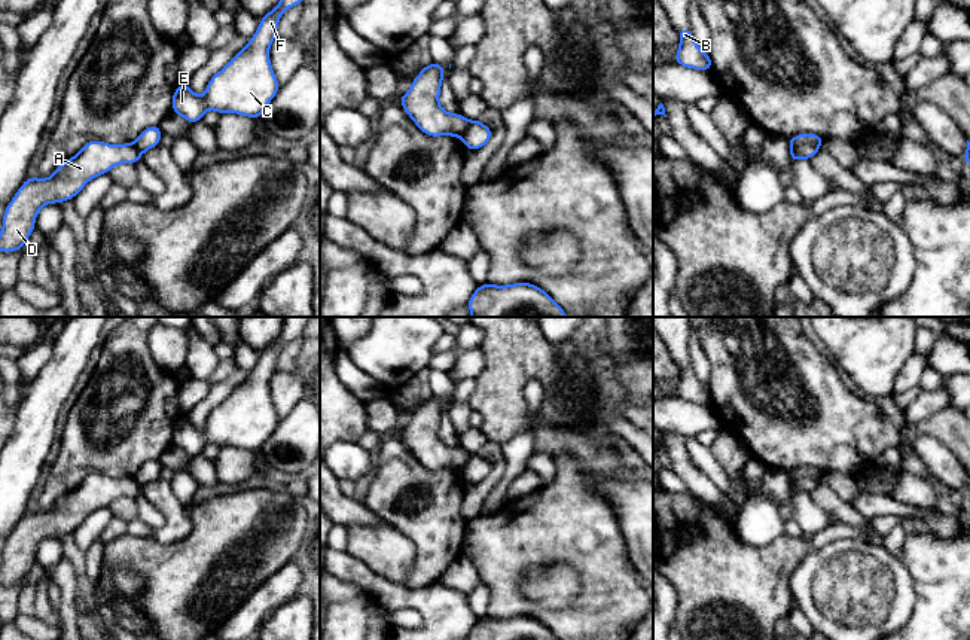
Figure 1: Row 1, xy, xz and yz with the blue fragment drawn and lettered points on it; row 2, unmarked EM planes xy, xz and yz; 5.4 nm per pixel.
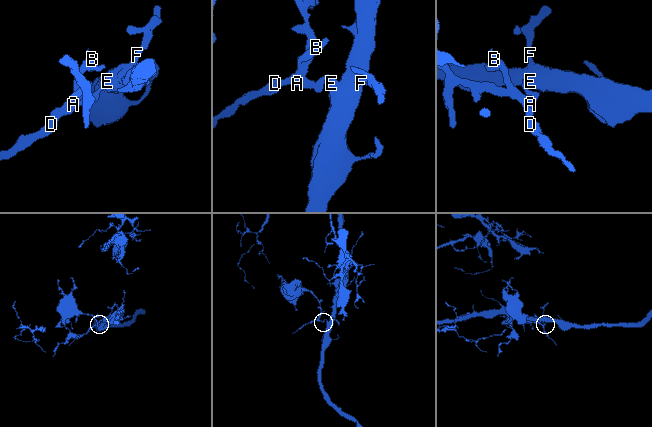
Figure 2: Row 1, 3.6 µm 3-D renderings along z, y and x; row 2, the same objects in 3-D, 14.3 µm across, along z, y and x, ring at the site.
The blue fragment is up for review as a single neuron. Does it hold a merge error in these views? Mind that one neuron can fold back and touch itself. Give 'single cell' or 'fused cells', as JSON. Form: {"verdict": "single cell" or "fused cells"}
{"verdict": "fused cells"}

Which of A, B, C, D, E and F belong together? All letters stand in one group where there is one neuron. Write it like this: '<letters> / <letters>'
A B D / C E F

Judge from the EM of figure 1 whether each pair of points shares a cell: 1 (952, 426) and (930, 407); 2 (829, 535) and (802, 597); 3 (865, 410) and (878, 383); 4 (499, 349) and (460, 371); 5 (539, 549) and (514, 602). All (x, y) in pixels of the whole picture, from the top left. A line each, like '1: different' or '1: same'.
1: different
2: different
3: different
4: different
5: same

